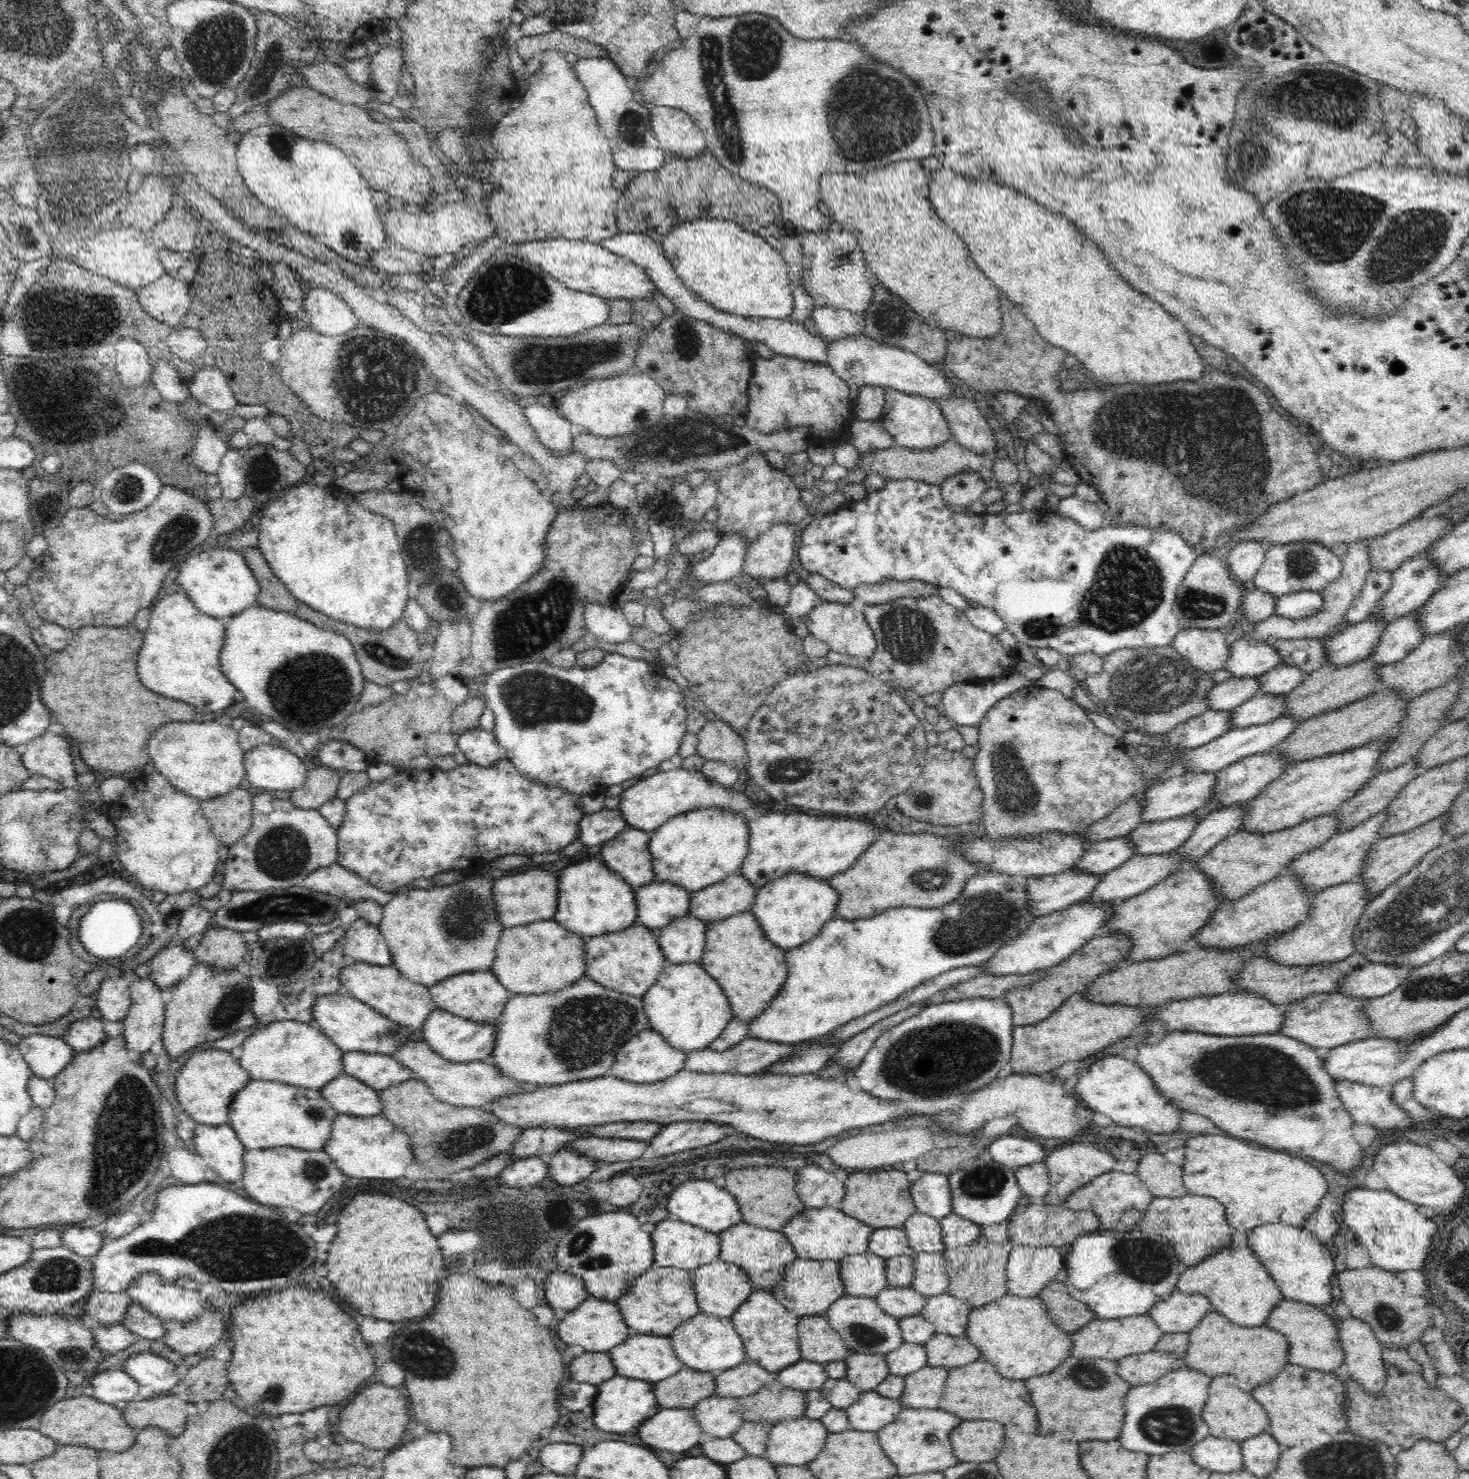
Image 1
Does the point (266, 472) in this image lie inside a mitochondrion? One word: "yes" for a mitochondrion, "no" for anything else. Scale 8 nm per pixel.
yes

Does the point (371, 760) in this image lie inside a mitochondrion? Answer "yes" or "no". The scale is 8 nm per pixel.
no

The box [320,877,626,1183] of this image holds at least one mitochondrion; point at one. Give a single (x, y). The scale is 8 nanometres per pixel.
(464, 916)

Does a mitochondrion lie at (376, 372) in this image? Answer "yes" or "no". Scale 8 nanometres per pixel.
yes

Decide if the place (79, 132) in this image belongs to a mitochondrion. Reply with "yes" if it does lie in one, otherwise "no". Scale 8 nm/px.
yes

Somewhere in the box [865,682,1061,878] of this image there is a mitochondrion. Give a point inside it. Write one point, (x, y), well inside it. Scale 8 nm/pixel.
(1015, 795)

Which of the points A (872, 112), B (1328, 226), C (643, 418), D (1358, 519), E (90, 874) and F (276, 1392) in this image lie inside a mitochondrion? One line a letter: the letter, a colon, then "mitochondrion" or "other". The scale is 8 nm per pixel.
A: mitochondrion
B: mitochondrion
C: mitochondrion
D: other
E: other
F: mitochondrion

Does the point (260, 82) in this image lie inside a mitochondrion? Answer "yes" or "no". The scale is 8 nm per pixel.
yes

